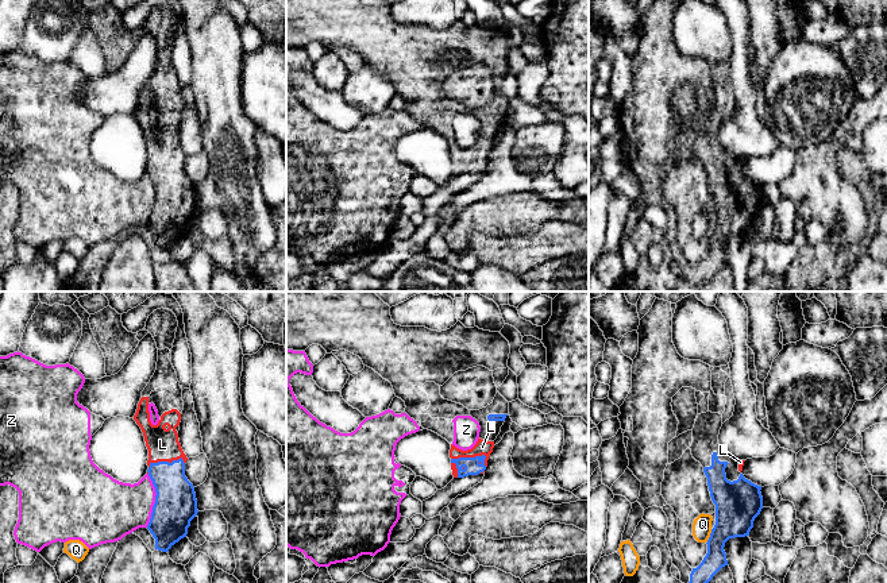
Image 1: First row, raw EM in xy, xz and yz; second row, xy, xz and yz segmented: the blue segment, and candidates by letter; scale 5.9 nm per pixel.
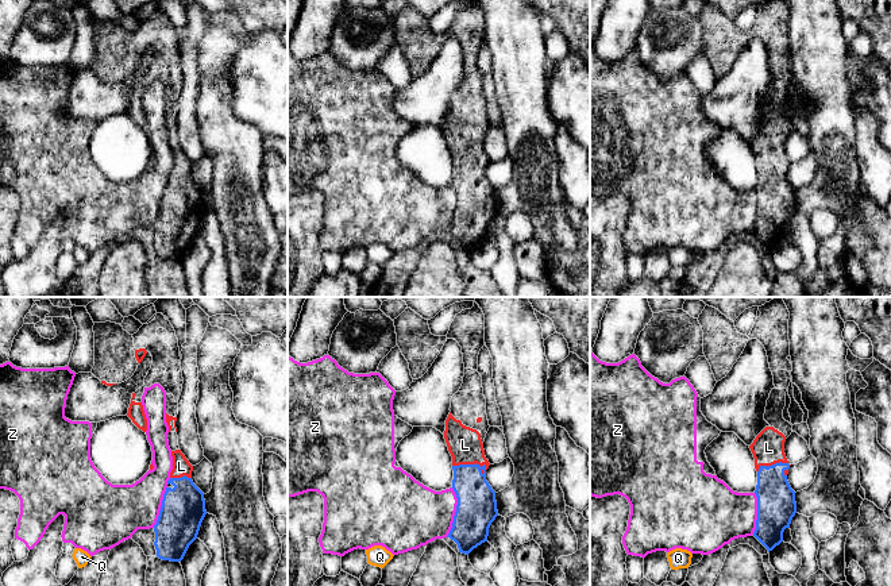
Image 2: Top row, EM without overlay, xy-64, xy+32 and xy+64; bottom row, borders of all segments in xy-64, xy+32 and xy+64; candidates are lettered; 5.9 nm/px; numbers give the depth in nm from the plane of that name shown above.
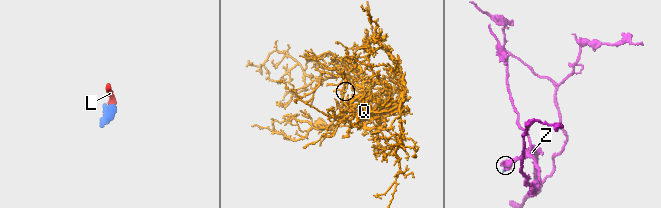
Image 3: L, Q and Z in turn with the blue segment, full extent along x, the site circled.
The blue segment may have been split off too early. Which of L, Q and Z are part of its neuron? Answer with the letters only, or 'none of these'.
L

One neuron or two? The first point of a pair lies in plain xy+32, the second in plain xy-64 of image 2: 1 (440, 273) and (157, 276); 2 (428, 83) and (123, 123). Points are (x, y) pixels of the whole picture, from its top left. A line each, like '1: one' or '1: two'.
1: two
2: two

